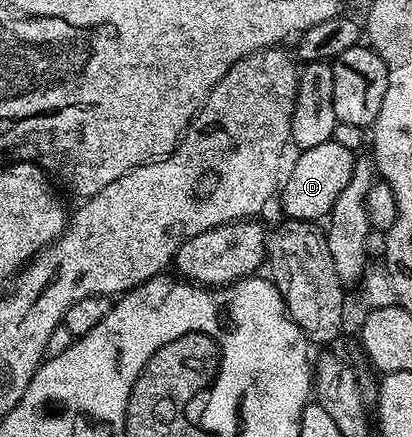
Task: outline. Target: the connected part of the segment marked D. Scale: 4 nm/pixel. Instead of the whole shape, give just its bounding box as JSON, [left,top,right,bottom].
[278,138,358,221]

